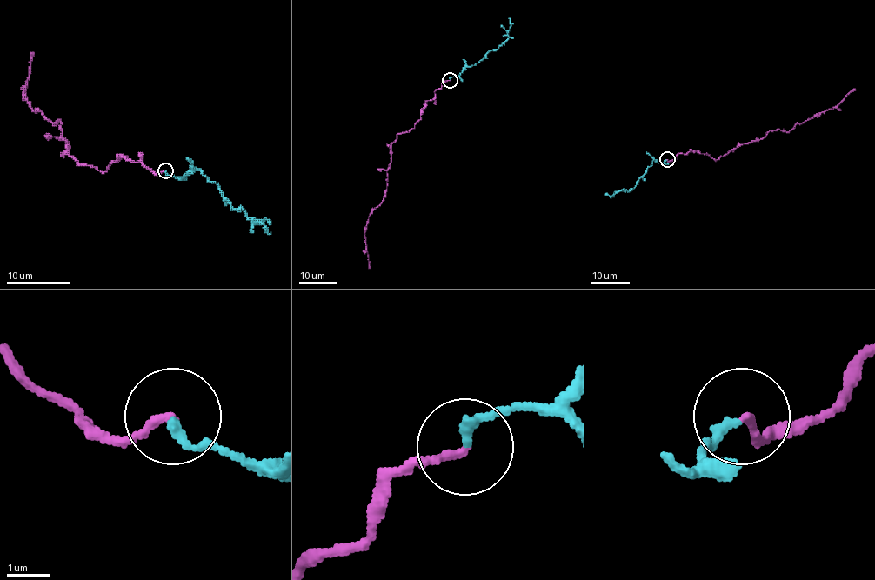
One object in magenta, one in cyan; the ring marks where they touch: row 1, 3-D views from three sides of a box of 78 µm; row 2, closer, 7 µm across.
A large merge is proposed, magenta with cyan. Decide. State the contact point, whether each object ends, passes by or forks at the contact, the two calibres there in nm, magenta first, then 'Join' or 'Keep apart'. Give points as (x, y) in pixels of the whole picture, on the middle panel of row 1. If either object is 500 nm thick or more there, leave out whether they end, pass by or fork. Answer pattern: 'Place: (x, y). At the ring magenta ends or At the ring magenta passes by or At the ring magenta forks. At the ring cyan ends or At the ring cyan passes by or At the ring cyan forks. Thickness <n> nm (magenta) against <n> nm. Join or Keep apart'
Place: (450, 80). At the ring magenta ends. At the ring cyan ends. Thickness 190 nm (magenta) against 240 nm. Join

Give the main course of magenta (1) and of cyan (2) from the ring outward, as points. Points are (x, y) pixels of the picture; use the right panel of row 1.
1: (666, 159), (695, 150), (715, 160), (740, 145), (762, 139), (770, 130), (789, 131), (836, 107), (855, 89)
2: (666, 160), (661, 164), (654, 159), (628, 191), (617, 191), (611, 196), (605, 193)

